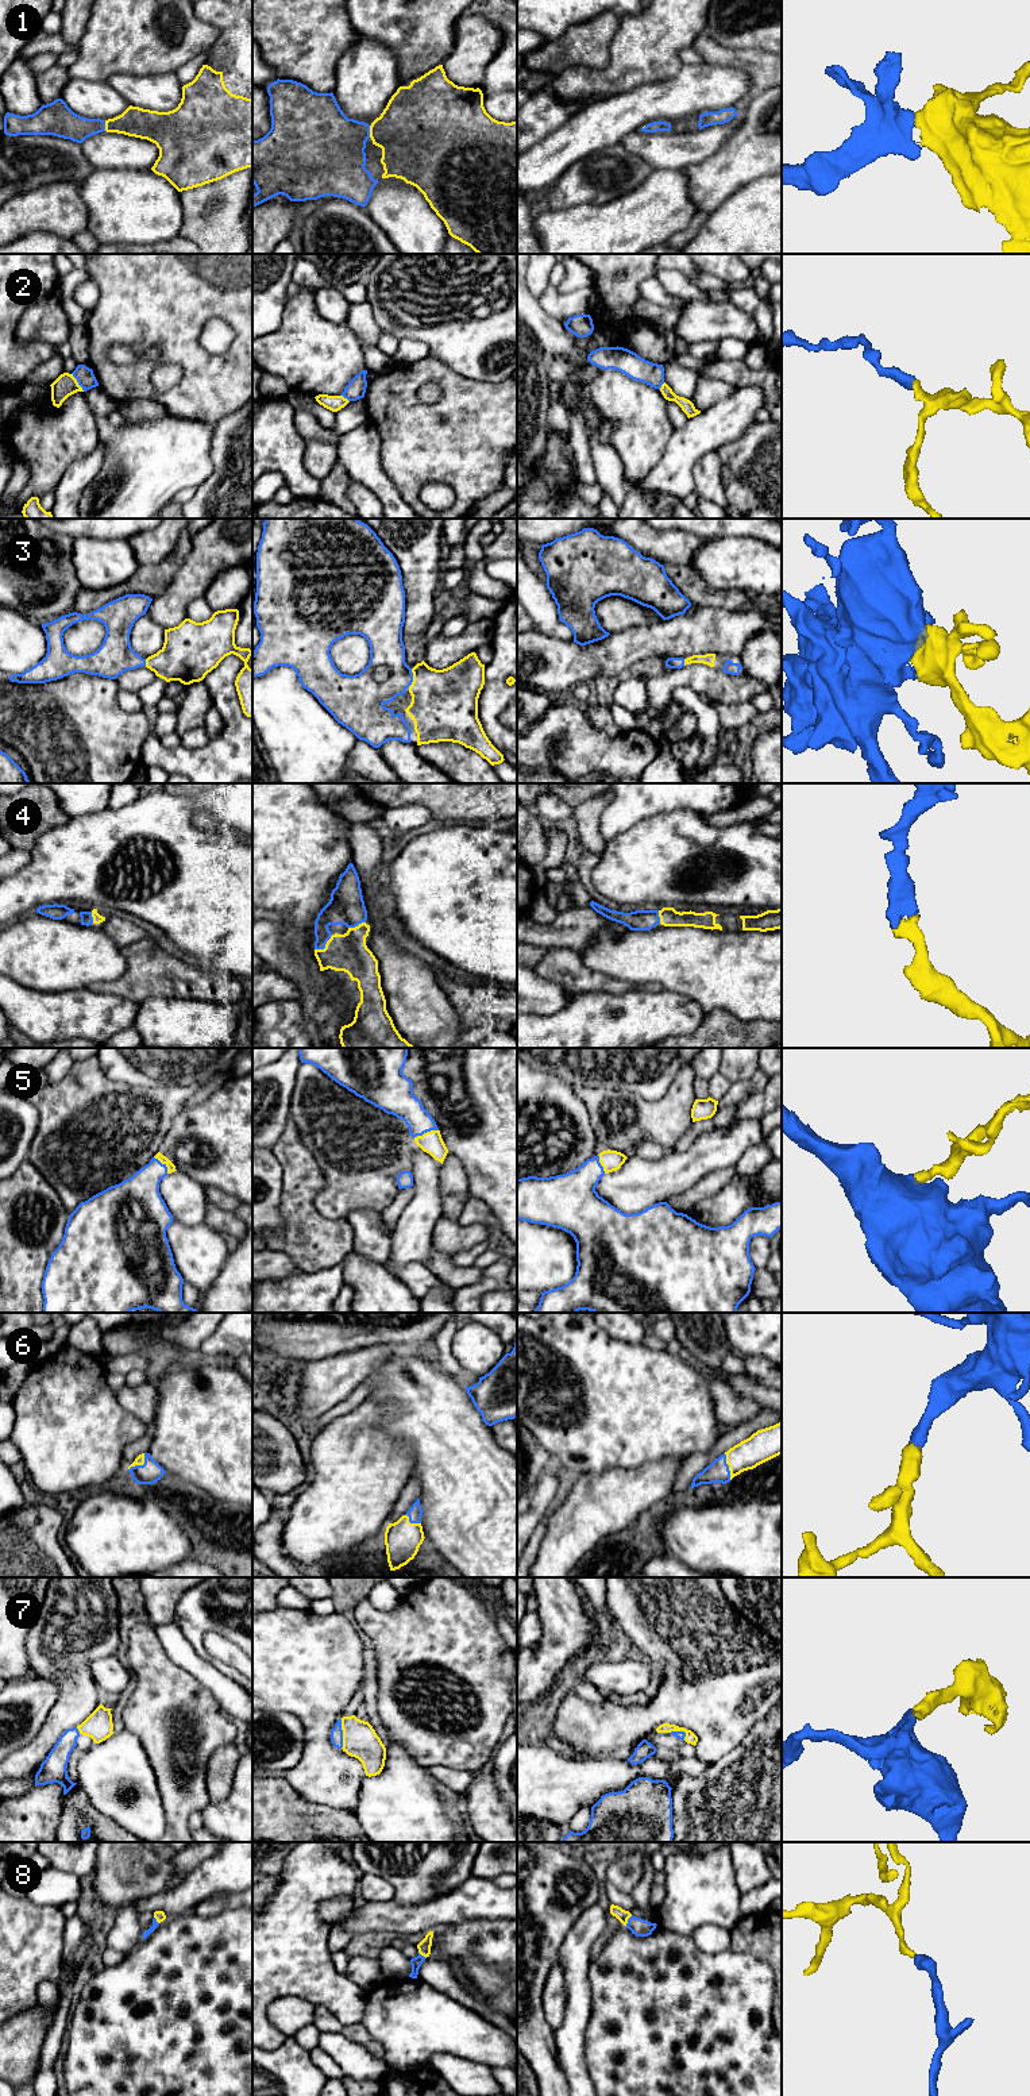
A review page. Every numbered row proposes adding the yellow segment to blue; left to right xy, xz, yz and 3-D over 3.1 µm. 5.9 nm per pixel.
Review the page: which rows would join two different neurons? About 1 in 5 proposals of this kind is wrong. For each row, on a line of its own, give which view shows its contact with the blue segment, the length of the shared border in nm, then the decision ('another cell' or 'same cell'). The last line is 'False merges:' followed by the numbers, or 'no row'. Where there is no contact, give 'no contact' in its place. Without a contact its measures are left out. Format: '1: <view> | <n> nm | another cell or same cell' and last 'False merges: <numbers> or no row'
1: xz | 70 nm | same cell
2: xy | 130 nm | another cell
3: xz | 110 nm | same cell
4: xz | 140 nm | same cell
5: xz | 160 nm | same cell
6: yz | 170 nm | same cell
7: xz | 180 nm | same cell
8: yz | 80 nm | same cell
False merges: 2

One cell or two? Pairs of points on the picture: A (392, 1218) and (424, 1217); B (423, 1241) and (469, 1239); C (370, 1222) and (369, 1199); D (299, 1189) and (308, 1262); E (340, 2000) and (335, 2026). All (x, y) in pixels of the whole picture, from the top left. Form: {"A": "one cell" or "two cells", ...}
{"A": "two cells", "B": "two cells", "C": "two cells", "D": "one cell", "E": "two cells"}

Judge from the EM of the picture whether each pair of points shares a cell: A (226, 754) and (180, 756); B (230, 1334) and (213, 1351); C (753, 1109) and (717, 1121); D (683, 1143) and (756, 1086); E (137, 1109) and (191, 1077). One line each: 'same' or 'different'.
A: same
B: same
C: same
D: same
E: different

